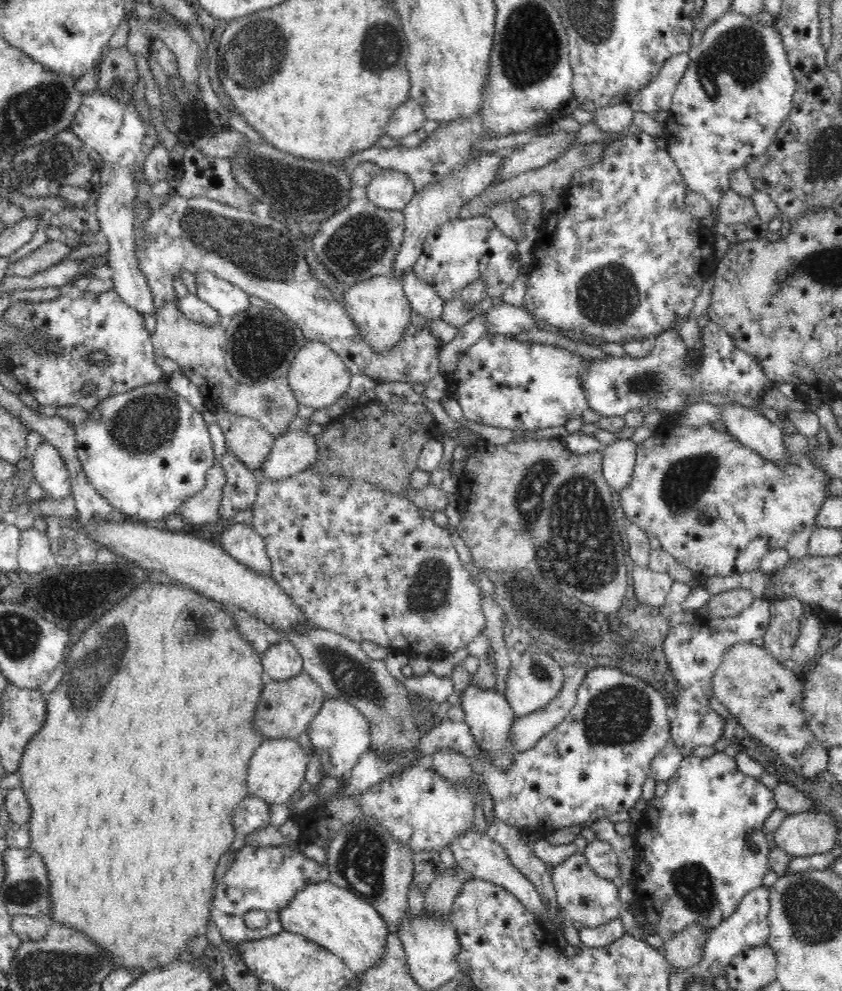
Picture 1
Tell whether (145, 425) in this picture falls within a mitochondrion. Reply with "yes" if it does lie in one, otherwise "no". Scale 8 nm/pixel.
yes

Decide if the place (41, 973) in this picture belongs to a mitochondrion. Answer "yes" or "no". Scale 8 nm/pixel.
yes

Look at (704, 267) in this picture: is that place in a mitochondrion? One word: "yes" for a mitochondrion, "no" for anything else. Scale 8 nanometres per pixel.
no

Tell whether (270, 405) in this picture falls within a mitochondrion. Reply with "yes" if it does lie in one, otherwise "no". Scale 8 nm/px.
yes

